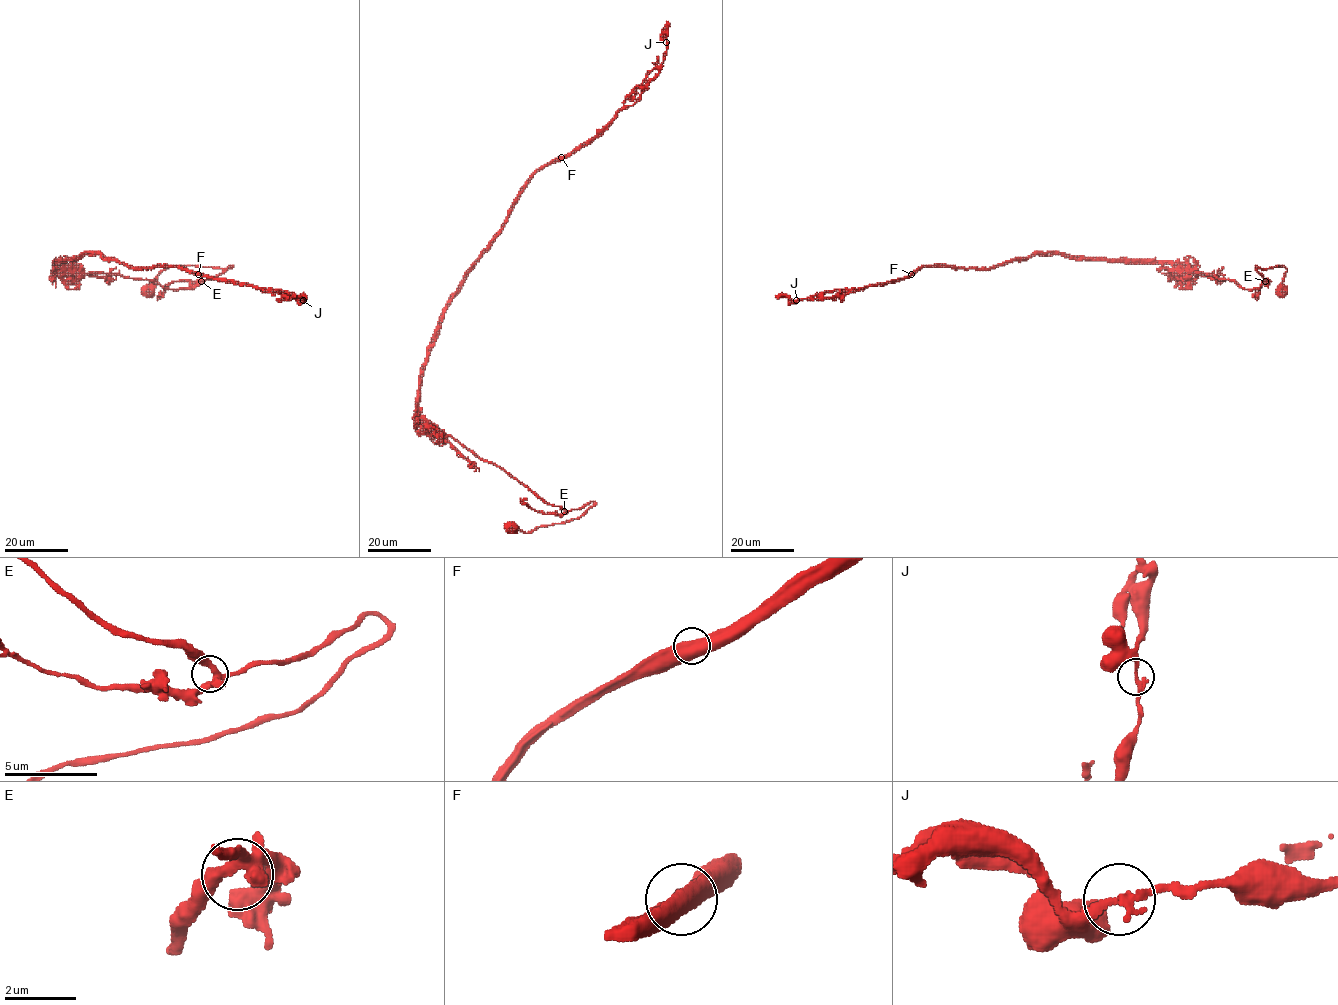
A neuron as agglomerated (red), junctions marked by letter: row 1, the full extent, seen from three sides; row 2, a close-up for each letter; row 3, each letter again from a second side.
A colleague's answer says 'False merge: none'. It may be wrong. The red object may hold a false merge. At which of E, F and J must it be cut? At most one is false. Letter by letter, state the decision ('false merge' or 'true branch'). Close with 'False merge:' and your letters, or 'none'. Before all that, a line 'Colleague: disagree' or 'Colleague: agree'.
Colleague: disagree
E: true branch
F: false merge
J: true branch
False merge: F

